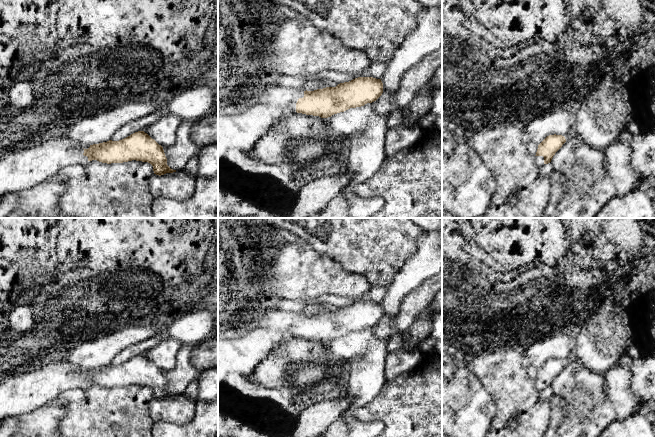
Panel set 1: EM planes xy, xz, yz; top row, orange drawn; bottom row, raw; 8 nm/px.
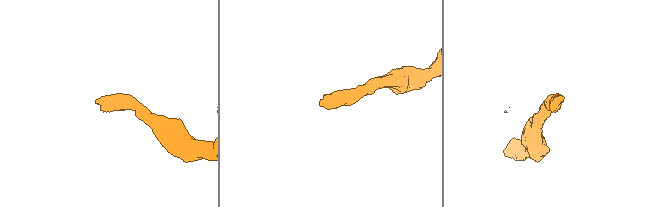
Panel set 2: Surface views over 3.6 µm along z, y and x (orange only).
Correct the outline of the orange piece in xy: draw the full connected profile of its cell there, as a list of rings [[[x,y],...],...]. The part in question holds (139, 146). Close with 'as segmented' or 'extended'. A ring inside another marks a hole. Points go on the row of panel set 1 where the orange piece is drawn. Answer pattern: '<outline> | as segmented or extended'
[[[144,131],[119,141],[93,144],[84,150],[58,138],[6,153],[0,158],[0,201],[7,193],[33,188],[67,166],[84,166],[92,160],[107,164],[132,160],[148,162],[159,176],[176,172],[167,165],[163,147]]] | extended

